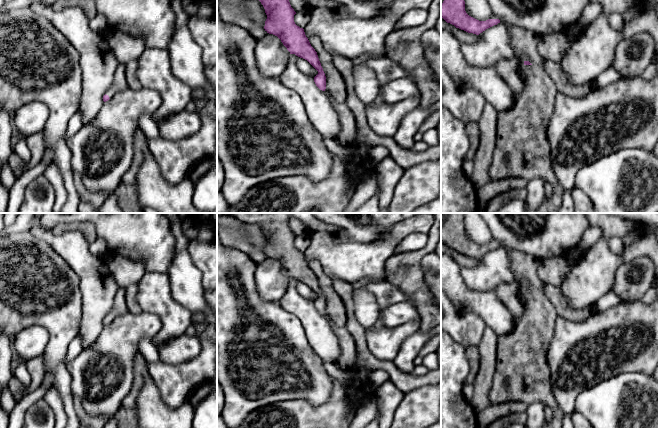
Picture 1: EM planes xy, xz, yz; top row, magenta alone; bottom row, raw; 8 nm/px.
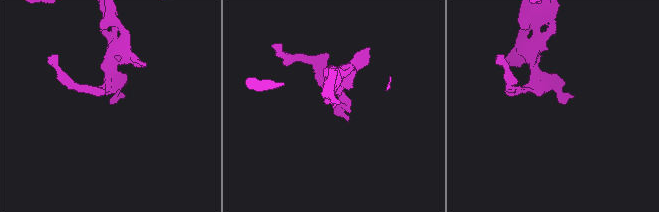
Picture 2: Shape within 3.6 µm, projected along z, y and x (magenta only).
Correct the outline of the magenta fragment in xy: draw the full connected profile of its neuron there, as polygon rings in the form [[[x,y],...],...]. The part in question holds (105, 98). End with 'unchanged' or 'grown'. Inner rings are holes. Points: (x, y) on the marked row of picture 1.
[[[119,64],[115,70],[112,85],[103,96],[103,101],[106,102],[119,92],[125,91],[129,88],[126,79],[126,65]]]; grown

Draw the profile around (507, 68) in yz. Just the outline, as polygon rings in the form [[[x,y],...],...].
[[[504,58],[494,65],[497,73],[509,85],[514,93],[520,93],[524,87],[518,68],[524,65],[524,60],[519,58]]]

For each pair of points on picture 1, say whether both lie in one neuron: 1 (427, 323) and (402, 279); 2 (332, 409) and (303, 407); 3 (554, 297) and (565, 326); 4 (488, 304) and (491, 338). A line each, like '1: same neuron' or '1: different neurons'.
1: same neuron
2: same neuron
3: different neurons
4: different neurons

